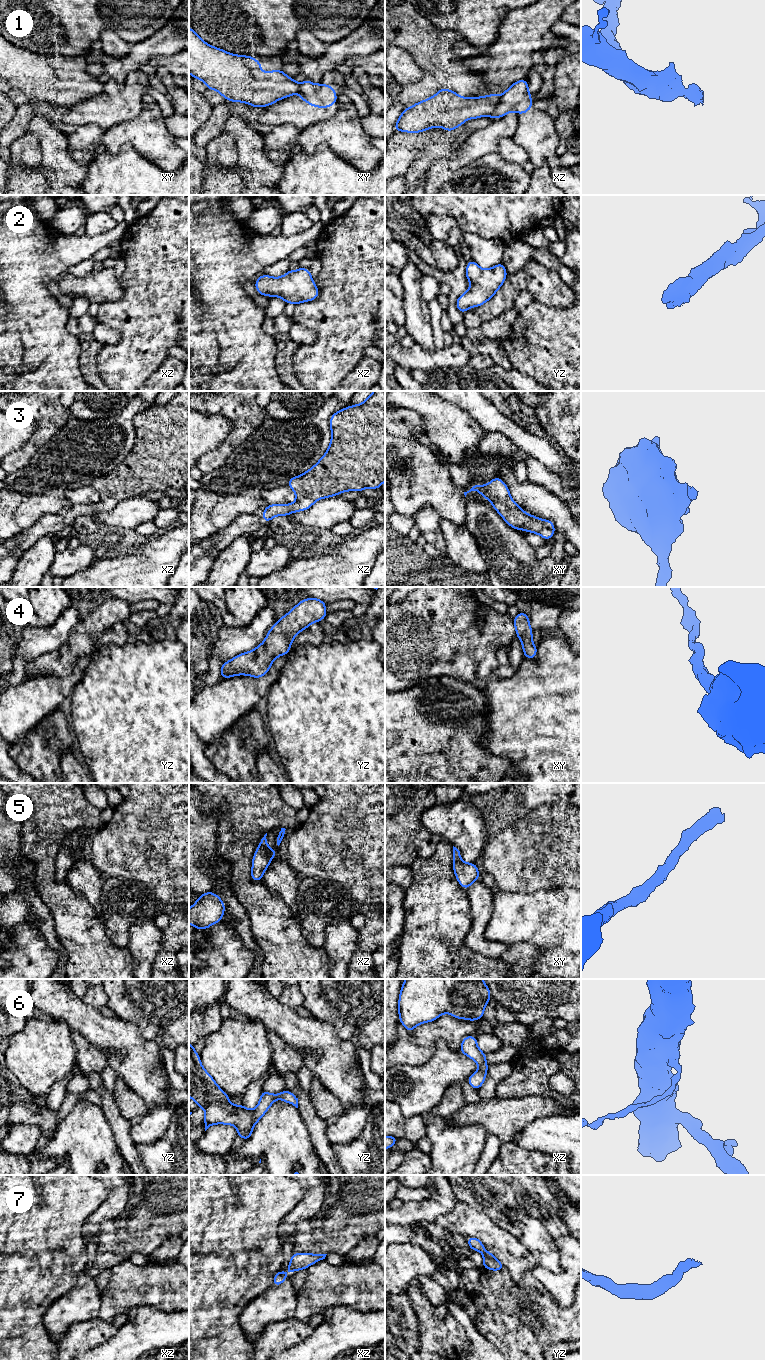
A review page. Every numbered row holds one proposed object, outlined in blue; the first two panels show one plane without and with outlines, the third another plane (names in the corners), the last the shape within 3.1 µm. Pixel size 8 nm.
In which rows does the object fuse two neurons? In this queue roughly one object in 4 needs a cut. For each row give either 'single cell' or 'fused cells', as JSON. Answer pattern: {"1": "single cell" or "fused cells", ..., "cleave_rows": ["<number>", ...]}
{"1": "fused cells", "2": "single cell", "3": "single cell", "4": "single cell", "5": "single cell", "6": "single cell", "7": "single cell", "cleave_rows": ["1"]}

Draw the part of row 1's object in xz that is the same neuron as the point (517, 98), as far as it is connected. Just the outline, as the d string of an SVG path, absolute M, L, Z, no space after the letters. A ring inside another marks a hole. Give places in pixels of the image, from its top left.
M526 79L516 81L501 96L494 112L488 115L490 118L501 118L510 111L517 114L527 113L533 107L531 93L528 91Z

